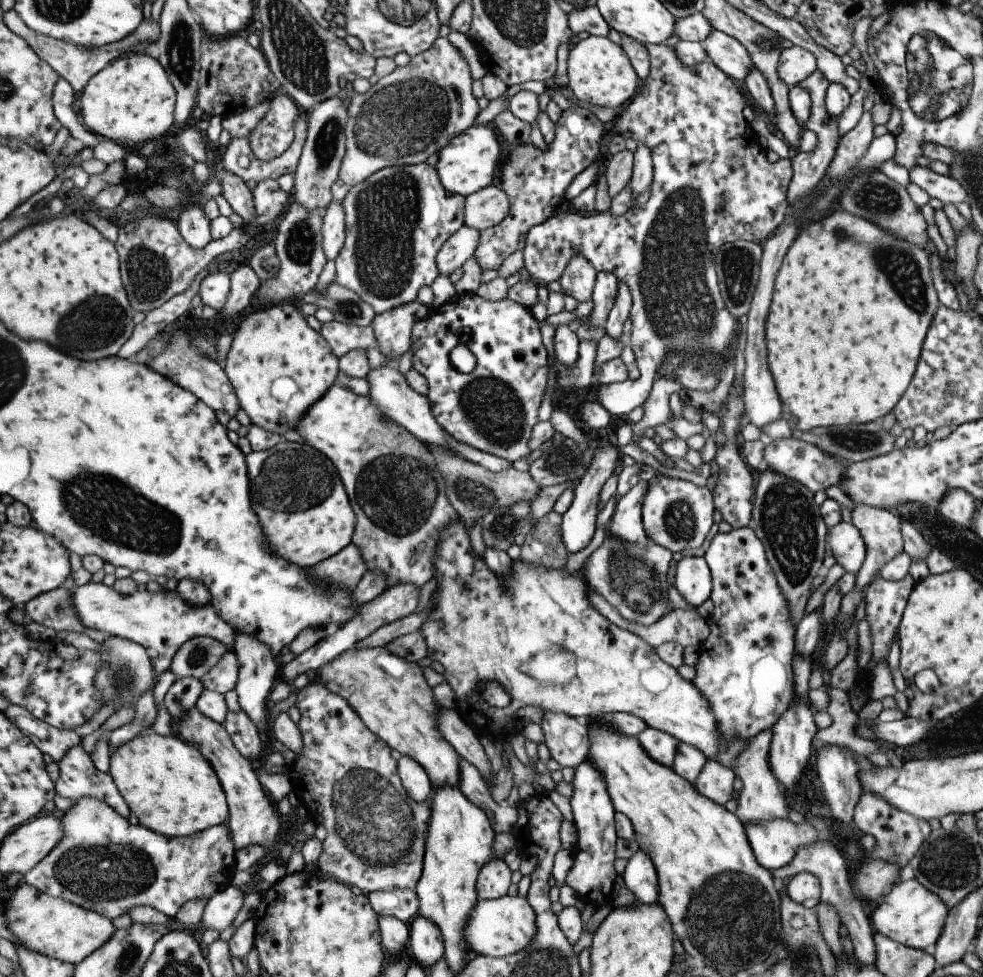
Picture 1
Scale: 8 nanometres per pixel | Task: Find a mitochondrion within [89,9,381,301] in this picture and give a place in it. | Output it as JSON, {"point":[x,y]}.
{"point":[179,49]}

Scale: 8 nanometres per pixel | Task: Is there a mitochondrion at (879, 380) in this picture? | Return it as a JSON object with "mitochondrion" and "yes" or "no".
{"mitochondrion":"no"}

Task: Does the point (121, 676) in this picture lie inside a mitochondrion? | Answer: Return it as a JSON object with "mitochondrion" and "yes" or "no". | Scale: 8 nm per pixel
{"mitochondrion":"yes"}

